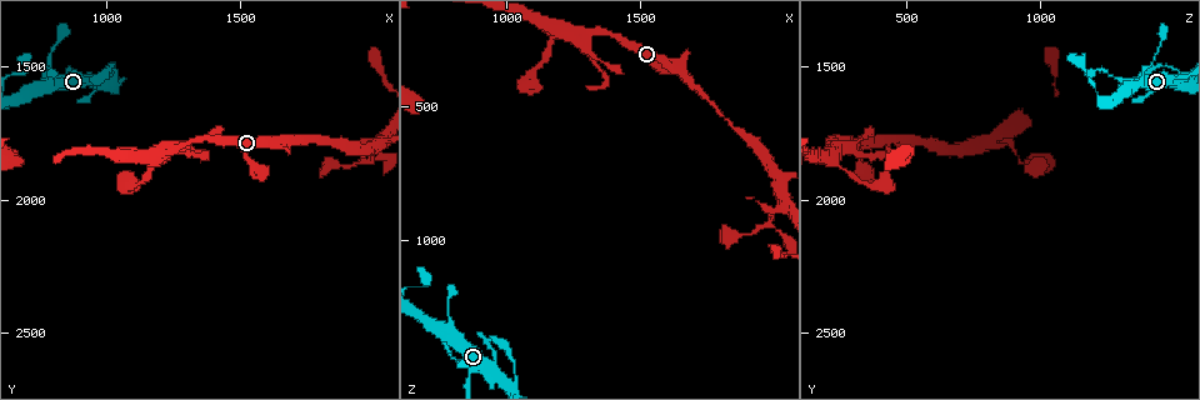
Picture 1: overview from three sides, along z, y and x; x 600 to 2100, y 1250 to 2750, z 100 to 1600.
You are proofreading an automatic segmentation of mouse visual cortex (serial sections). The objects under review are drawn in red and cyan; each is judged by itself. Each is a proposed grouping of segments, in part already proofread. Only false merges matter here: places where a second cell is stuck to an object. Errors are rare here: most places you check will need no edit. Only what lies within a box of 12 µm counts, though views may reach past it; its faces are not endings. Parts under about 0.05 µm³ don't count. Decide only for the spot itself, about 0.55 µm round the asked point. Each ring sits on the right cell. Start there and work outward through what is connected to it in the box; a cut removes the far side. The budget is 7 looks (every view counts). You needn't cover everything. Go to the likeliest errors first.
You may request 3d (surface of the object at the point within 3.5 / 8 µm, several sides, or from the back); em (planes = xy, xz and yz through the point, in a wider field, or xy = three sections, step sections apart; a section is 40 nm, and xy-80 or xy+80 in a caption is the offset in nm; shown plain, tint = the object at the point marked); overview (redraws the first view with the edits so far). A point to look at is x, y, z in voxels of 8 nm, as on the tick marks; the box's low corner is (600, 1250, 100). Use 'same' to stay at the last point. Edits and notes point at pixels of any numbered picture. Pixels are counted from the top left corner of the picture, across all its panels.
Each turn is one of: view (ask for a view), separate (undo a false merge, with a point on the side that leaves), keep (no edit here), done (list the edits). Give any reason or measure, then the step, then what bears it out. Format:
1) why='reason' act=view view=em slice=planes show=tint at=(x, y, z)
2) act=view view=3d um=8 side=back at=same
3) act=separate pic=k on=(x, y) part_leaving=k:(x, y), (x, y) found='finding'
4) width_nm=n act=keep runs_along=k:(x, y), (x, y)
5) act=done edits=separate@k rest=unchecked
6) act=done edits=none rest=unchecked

why='thick turns thin' act=view view=3d um=3.5 at=(1030, 1500, 1460)

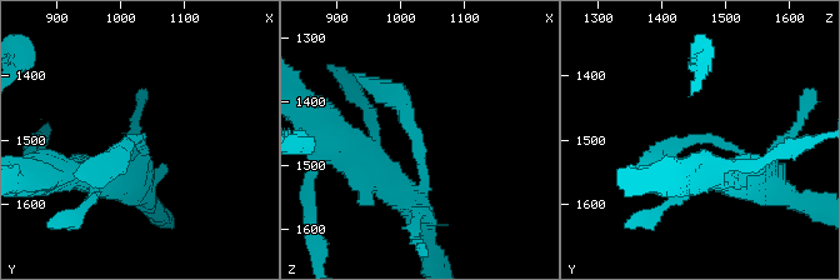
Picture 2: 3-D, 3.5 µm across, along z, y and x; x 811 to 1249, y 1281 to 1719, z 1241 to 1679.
why='now the EM' act=view view=em slice=xy step=3 show=tint at=(1030, 1495, 1465)

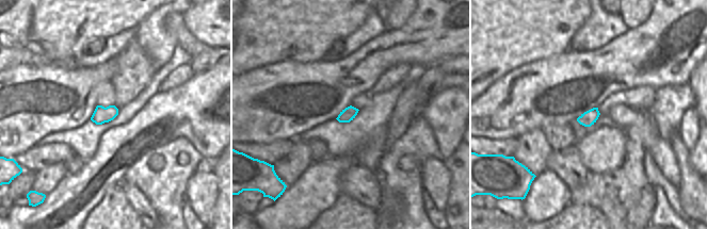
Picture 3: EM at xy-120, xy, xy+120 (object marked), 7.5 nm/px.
arm_widths_nm=250,300 act=keep runs_along=2:(404, 195), (423, 189), (419, 141), (376, 86) found='continuous, no second cell'

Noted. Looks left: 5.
why='abrupt turn' act=view view=3d um=3.5 at=(1980, 1870, 940)

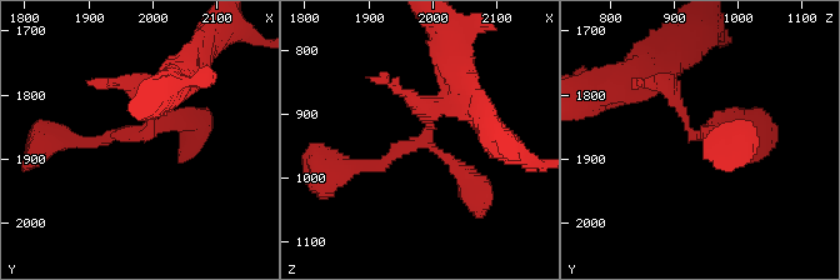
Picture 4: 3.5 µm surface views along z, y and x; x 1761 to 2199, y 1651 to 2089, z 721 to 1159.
arms=3 arm_widths_nm=150,200,250 why='shape alone is not enough' act=view view=em slice=xy step=2 show=tint at=(1990, 1870, 935)

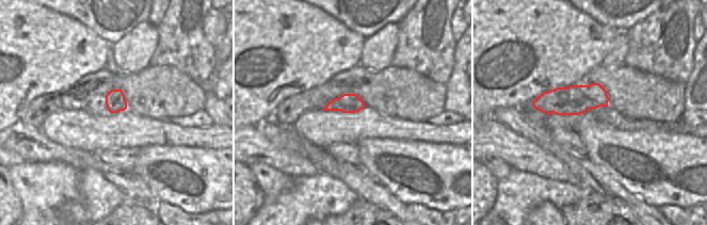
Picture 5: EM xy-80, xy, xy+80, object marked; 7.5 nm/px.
act=keep runs_along=4:(453, 100), (421, 141), (349, 166) found='continuous, no second cell'

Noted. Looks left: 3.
why='calibre changes' act=view view=3d um=3.5 at=(1310, 1790, 220)

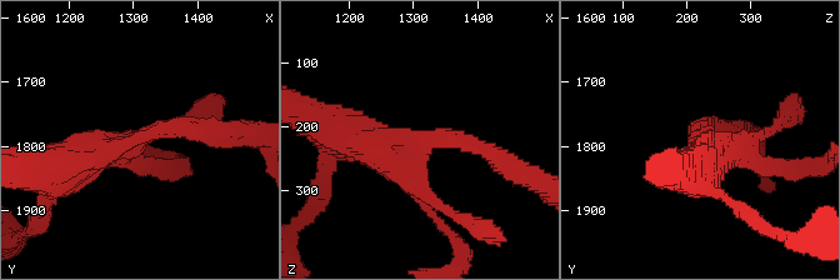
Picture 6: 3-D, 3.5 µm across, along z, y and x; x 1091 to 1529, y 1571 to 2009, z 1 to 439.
act=keep runs_along=6:(213, 130), (159, 126), (64, 164) found='one cell here'

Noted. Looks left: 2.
act=done edits=none rest=unchecked

